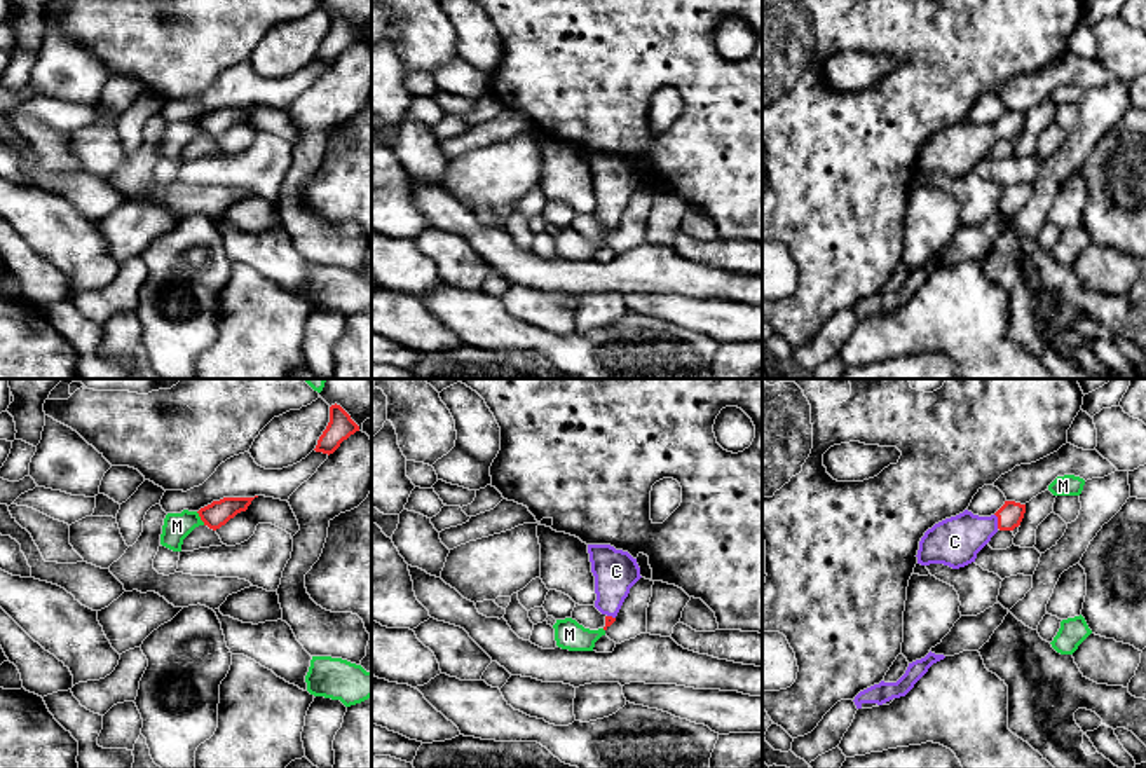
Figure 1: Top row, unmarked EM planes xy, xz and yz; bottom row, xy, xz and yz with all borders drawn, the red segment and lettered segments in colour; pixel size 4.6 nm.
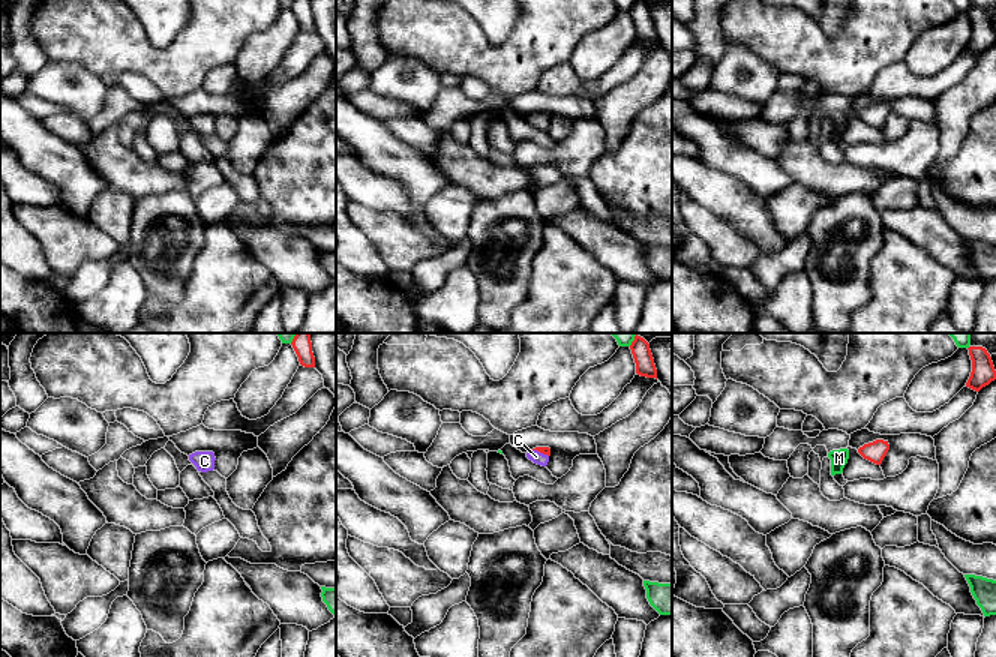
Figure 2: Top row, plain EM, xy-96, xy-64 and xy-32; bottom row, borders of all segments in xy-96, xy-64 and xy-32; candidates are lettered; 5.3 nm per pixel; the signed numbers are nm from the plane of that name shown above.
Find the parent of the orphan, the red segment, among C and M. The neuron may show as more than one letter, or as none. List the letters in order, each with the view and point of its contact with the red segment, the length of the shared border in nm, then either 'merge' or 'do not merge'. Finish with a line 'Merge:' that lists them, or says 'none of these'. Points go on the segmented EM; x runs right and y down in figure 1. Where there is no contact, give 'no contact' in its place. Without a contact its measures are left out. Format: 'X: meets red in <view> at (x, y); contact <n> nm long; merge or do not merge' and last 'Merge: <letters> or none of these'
C: meets red in yz at (998, 521); contact 70 nm long; merge
M: meets red in xy at (201, 519); contact 80 nm long; do not merge
Merge: C

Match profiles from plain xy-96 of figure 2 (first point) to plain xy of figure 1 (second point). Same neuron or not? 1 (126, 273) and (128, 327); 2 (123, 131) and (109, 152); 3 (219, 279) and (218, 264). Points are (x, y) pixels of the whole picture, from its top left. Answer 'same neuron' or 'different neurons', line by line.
1: same neuron
2: different neurons
3: different neurons

